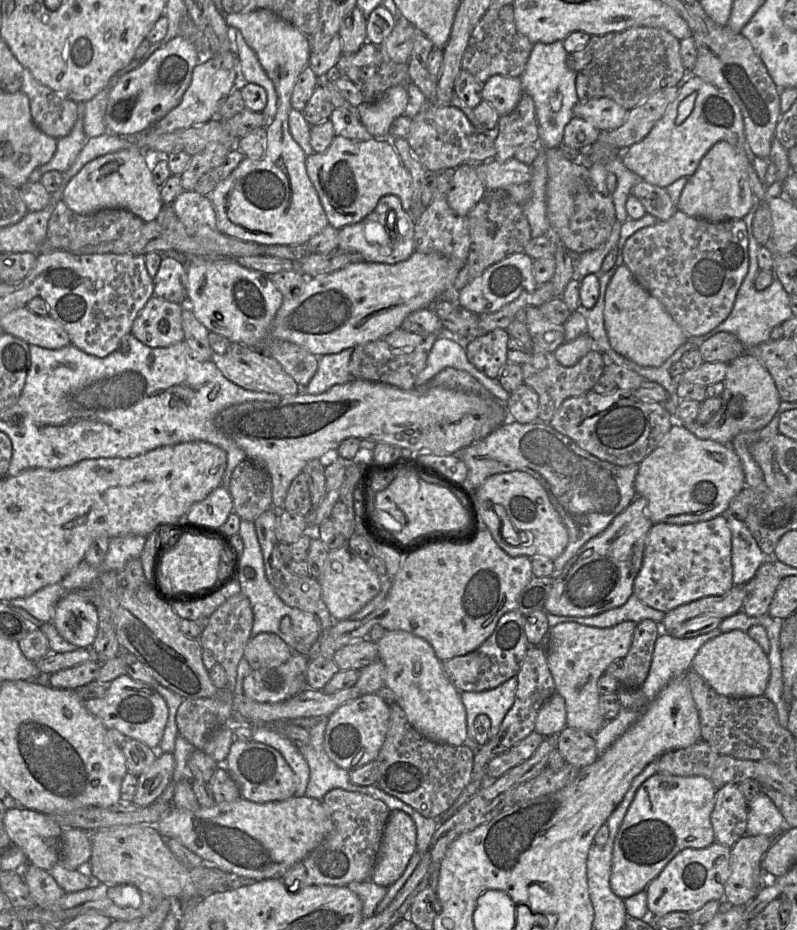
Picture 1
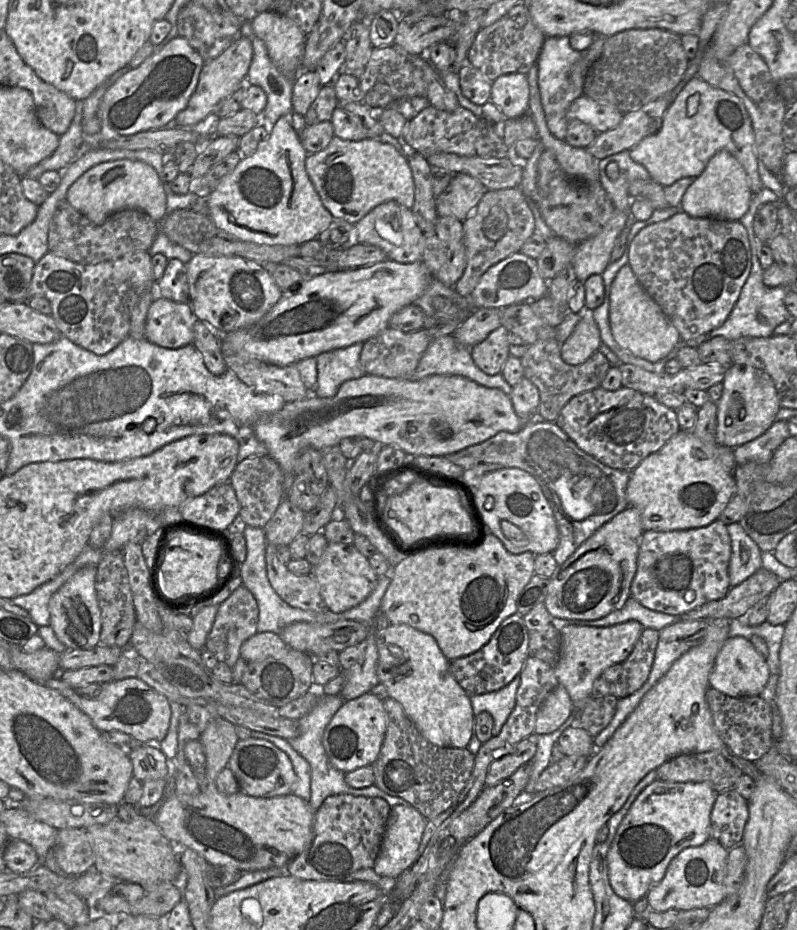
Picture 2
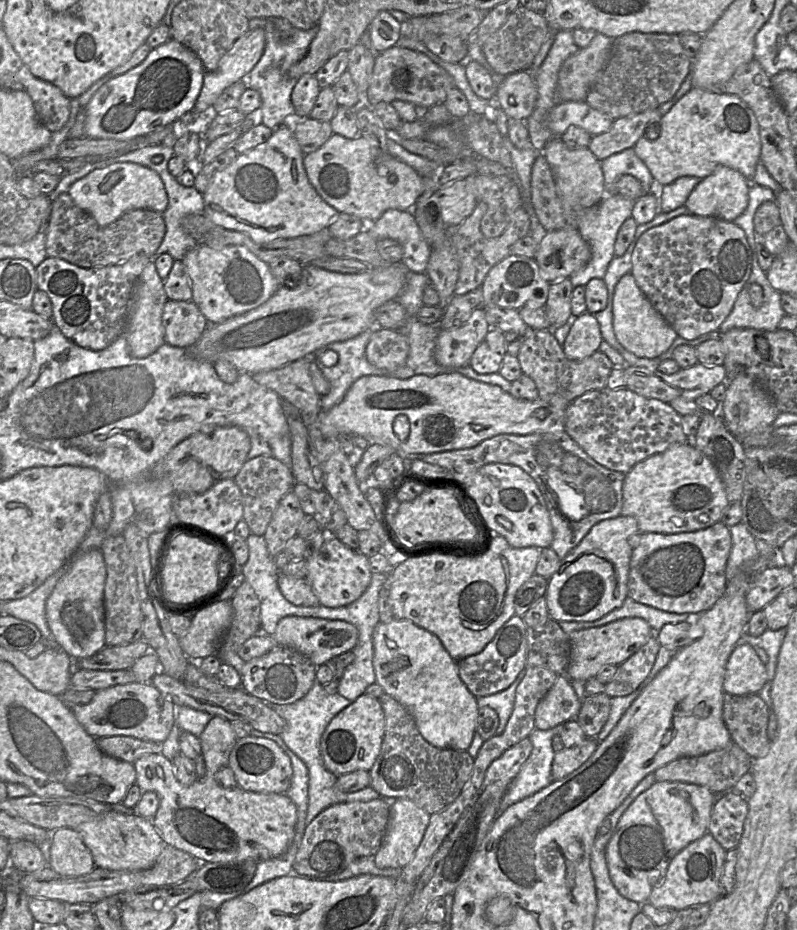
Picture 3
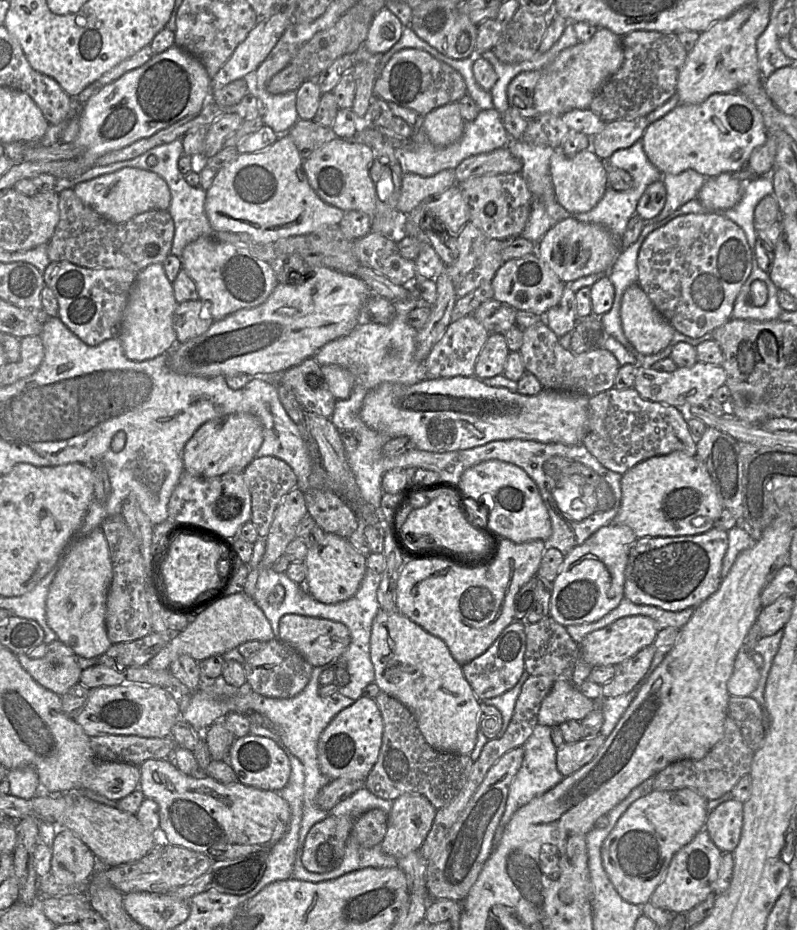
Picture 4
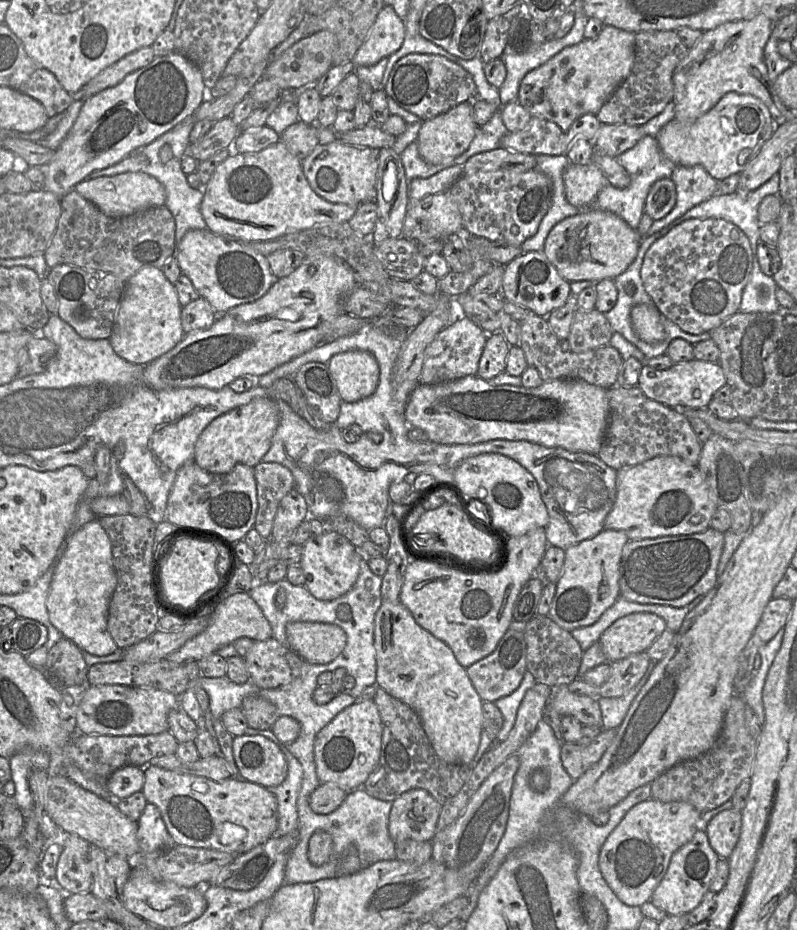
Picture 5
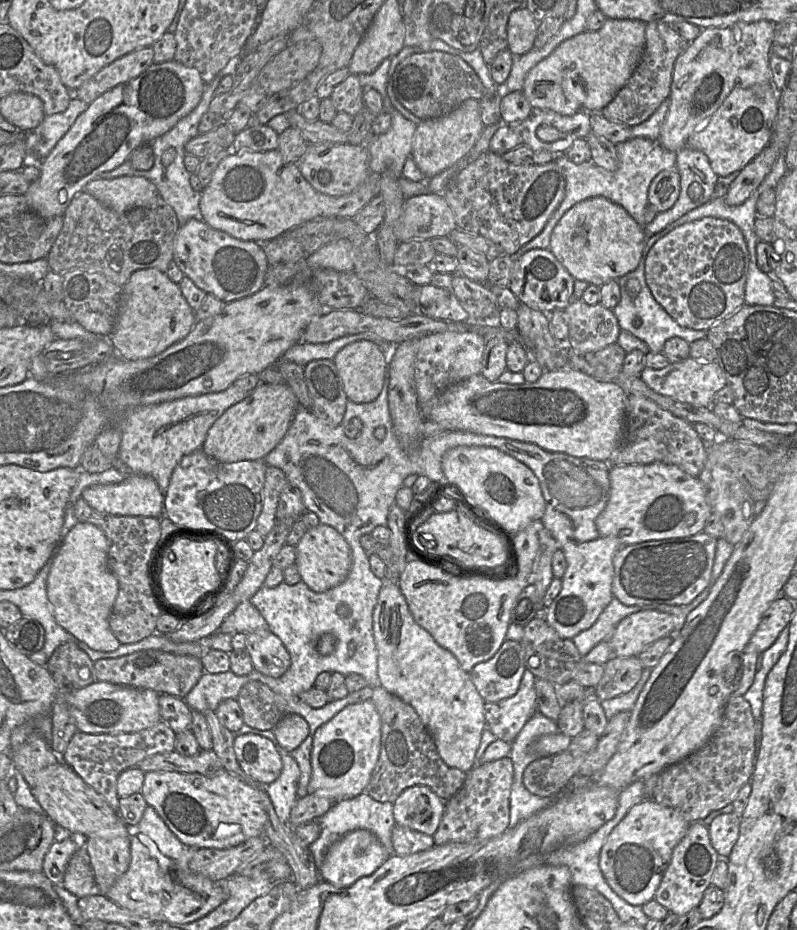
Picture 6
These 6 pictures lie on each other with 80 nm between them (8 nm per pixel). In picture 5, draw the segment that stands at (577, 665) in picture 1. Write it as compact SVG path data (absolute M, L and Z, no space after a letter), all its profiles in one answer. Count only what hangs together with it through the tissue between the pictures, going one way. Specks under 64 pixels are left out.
M631 613L619 618L608 627L598 643L607 662L615 662L646 652L666 629L665 620L655 614Z

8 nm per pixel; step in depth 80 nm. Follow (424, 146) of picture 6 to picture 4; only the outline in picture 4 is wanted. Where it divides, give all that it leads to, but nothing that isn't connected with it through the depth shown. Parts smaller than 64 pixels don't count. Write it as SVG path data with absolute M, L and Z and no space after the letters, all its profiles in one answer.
M458 102L440 106L424 116L423 129L436 146L447 146L459 140L465 120Z

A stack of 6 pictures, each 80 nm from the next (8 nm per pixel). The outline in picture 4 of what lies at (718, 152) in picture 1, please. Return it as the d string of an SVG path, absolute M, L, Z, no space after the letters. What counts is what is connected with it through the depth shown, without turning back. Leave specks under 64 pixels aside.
M731 173L706 178L696 197L709 212L722 212L734 207L742 198L743 185Z

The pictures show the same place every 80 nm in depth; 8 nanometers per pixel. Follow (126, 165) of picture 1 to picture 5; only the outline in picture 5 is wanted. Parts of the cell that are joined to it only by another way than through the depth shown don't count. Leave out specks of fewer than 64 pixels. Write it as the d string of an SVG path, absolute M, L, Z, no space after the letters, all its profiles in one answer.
M125 172L83 180L74 190L110 217L124 217L140 210L165 205L166 191L162 183L144 172Z

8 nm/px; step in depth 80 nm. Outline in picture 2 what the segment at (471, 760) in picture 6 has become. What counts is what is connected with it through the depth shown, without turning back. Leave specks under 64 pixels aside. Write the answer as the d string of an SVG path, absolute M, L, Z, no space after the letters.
M390 624L375 633L378 648L377 676L389 694L401 704L420 734L438 747L465 748L474 732L475 716L470 695L459 685L450 671L450 662L438 646L435 638L408 624Z

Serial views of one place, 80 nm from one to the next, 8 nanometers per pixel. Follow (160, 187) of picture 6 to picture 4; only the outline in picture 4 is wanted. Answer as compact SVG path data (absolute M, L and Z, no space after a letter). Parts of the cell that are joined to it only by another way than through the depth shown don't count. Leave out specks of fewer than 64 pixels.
M179 153L168 155L167 160L149 156L147 163L152 166L146 168L146 170L154 172L162 177L169 188L171 201L167 211L174 222L174 236L171 246L171 254L178 258L181 257L185 246L201 236L209 236L211 231L213 231L204 208L206 193L201 187L191 187L186 183L184 175L178 169L178 161L180 157Z

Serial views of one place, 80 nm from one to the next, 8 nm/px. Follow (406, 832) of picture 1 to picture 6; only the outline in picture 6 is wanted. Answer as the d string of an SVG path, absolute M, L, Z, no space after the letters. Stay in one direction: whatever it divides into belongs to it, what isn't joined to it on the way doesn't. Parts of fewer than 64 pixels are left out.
M429 787L405 789L393 802L395 824L433 836L445 811L445 803Z

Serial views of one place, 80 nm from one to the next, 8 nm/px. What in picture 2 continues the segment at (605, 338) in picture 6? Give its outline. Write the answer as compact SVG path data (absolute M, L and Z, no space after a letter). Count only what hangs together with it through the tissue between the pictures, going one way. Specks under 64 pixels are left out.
M584 311L572 334L562 343L561 358L570 365L582 364L599 350L601 344L597 324L590 317L589 312Z

